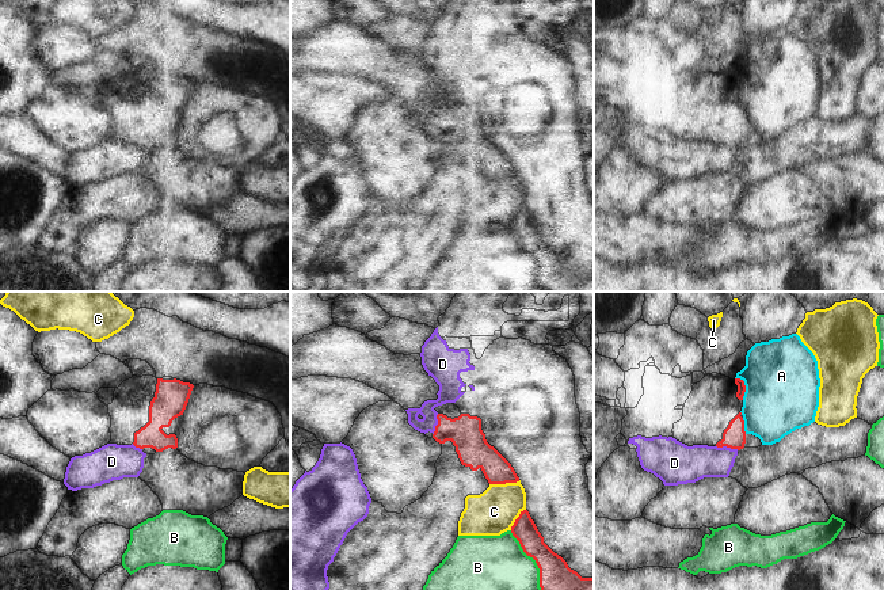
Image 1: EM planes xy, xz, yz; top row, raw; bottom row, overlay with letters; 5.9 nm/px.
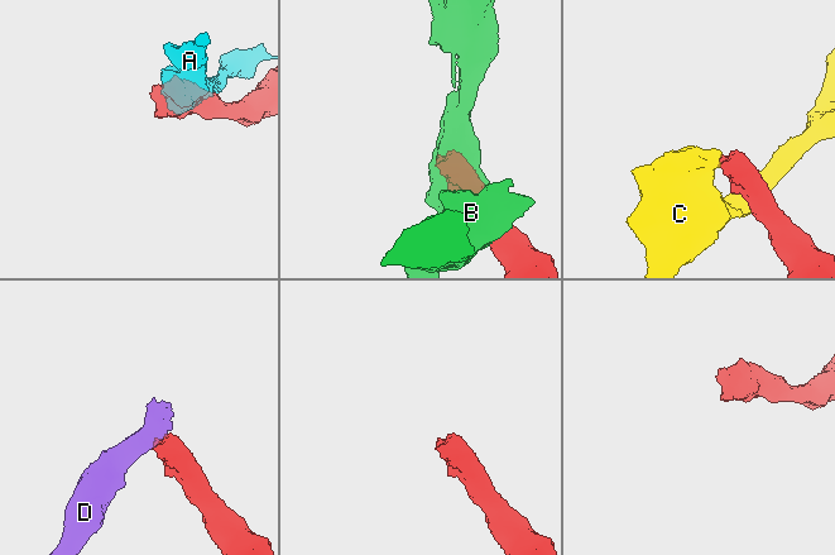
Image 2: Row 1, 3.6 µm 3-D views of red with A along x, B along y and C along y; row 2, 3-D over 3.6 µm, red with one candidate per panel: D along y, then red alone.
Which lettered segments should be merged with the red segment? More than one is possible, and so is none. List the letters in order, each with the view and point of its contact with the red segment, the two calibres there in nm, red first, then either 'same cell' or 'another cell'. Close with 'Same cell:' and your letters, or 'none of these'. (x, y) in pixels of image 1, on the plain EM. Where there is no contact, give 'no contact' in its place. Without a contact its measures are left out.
A: yz (745, 83) | 50/440 nm | another cell
B: xz (536, 258) | 260/460 nm | another cell
C: xz (505, 179) | 180/260 nm | another cell
D: yz (727, 143) | 140/220 nm | another cell
Same cell: none of these

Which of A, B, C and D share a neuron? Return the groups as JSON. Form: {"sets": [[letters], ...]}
{"sets": [["A"], ["B"], ["C"], ["D"]]}

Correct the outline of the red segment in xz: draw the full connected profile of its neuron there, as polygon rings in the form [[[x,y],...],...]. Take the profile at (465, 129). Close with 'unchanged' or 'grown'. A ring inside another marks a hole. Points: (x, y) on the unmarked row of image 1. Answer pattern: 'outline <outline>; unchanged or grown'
outline [[[453,99],[438,102],[434,106],[438,109],[438,121],[435,127],[426,129],[426,133],[439,140],[451,137],[461,160],[472,167],[480,164],[489,180],[519,178],[511,160],[487,138],[480,114],[462,110]]]; grown

